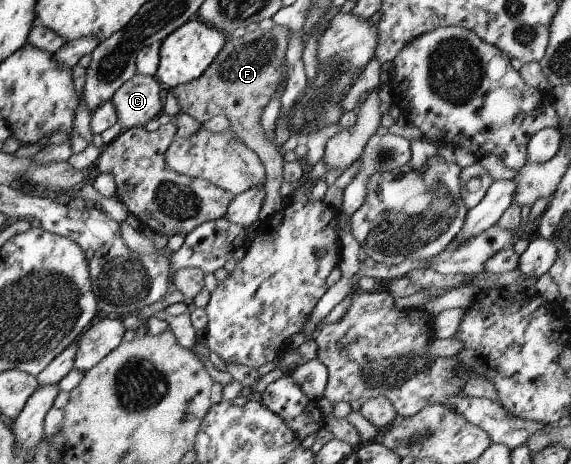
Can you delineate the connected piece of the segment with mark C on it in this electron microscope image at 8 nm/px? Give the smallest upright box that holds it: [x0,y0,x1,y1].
[109,73,163,130]

